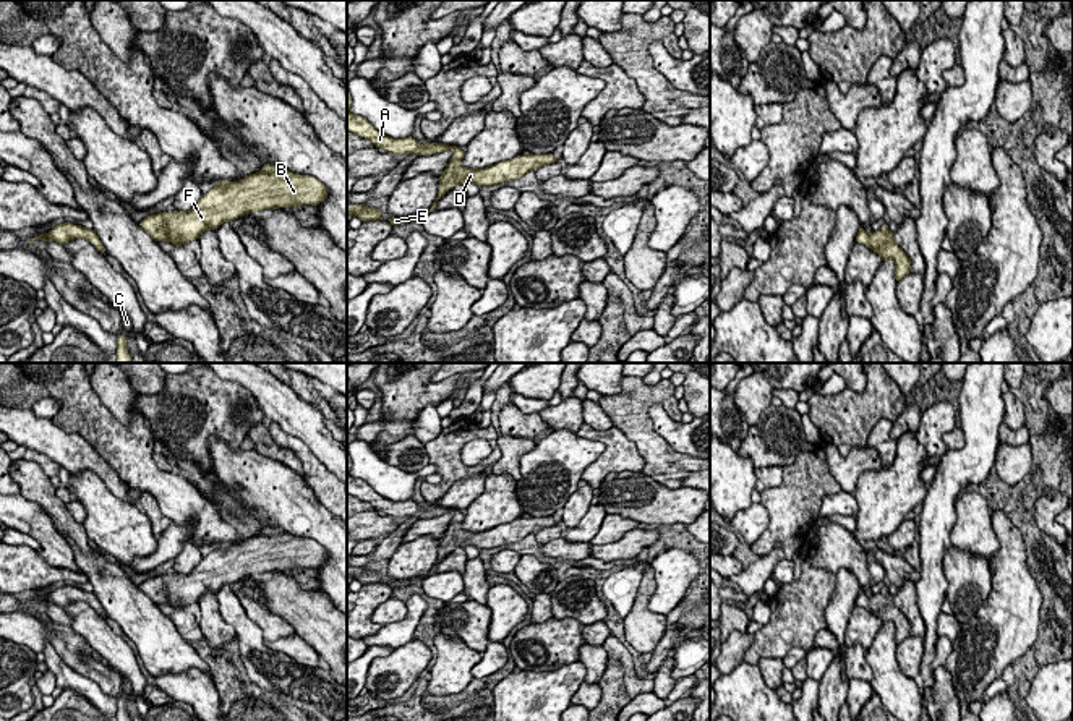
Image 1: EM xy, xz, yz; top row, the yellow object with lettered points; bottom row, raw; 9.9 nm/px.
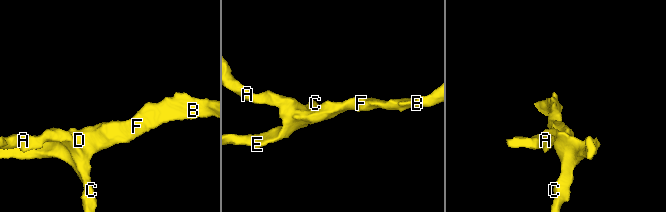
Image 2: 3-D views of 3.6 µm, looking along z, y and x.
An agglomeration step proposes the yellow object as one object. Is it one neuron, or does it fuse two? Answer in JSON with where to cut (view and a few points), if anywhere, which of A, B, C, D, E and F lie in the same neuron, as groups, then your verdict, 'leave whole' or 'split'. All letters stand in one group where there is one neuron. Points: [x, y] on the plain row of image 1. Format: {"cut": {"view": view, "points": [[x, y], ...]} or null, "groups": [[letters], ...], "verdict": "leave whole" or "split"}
{"cut": null, "groups": [["A", "B", "C", "D", "E", "F"]], "verdict": "leave whole"}

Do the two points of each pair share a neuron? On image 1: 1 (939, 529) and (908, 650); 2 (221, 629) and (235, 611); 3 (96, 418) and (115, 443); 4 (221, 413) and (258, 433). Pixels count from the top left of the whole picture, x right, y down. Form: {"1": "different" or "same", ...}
{"1": "different", "2": "different", "3": "same", "4": "different"}

